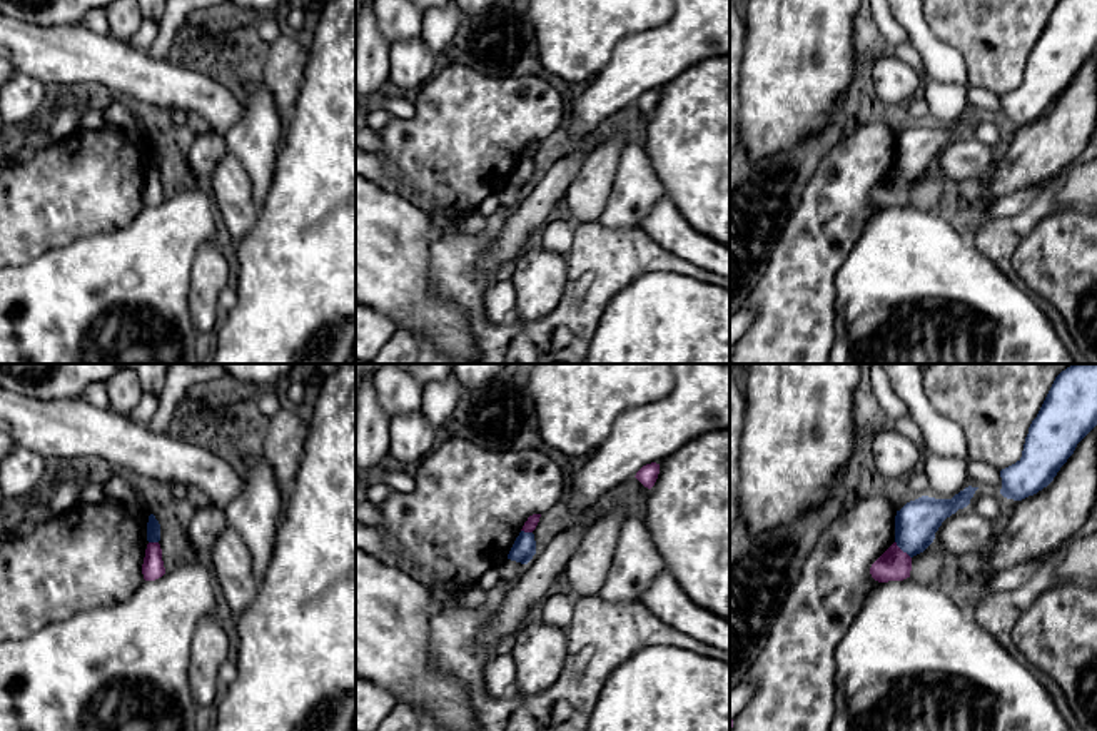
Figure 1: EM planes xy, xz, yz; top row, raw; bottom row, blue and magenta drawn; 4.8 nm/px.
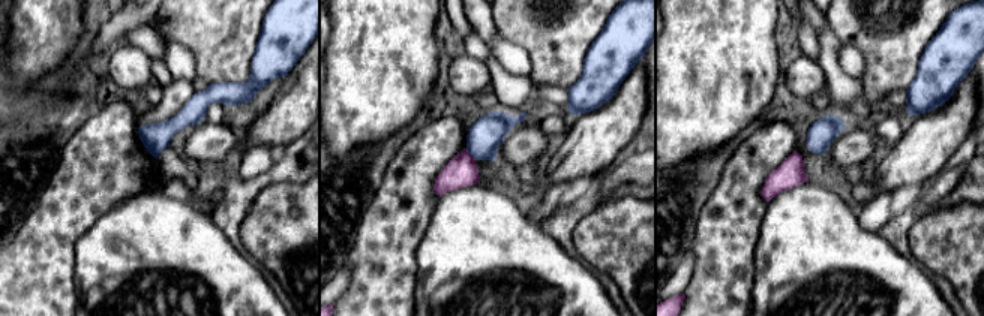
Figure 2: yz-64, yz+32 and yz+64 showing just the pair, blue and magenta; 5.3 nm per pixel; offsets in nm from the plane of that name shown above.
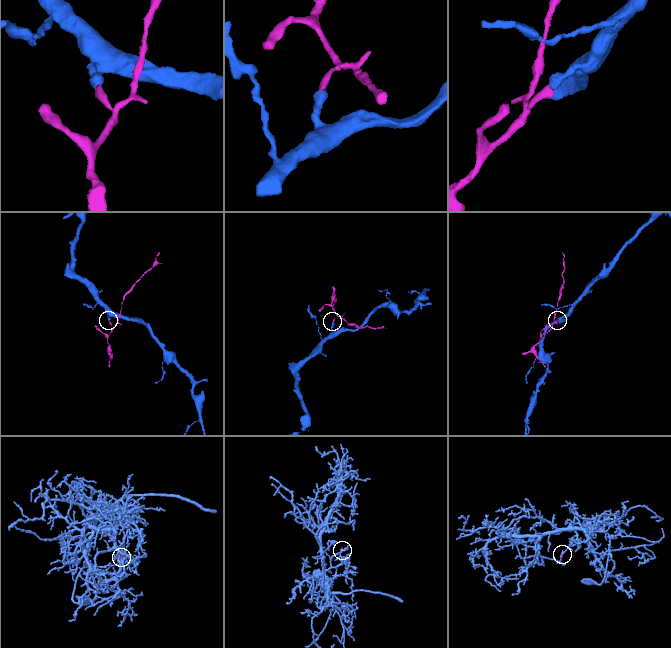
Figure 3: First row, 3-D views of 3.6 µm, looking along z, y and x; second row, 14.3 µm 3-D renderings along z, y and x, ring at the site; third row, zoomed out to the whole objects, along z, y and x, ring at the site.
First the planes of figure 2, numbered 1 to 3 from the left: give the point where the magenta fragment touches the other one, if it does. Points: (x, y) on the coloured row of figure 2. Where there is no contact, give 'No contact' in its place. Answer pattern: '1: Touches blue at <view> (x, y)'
1: No contact
2: Touches blue at yz+32 (471, 155)
3: No contact

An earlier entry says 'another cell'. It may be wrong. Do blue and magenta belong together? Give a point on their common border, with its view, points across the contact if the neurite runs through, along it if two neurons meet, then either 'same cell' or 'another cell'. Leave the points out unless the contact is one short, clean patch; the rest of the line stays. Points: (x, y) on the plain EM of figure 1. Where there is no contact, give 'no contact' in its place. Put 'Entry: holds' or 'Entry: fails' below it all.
contact yz (902, 176); border yz (895, 167), (910, 184); another cell
Entry: holds

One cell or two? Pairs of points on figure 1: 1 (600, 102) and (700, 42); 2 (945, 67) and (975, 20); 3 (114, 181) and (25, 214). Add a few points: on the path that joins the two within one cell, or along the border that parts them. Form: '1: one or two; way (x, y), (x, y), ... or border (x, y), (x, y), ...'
1: one; way (625, 77), (642, 60), (675, 45)
2: two; border (927, 24), (937, 39), (960, 54), (967, 85)
3: one; way (92, 181), (47, 202)

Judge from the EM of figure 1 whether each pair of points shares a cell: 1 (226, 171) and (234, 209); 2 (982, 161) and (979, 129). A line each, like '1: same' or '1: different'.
1: same
2: different

